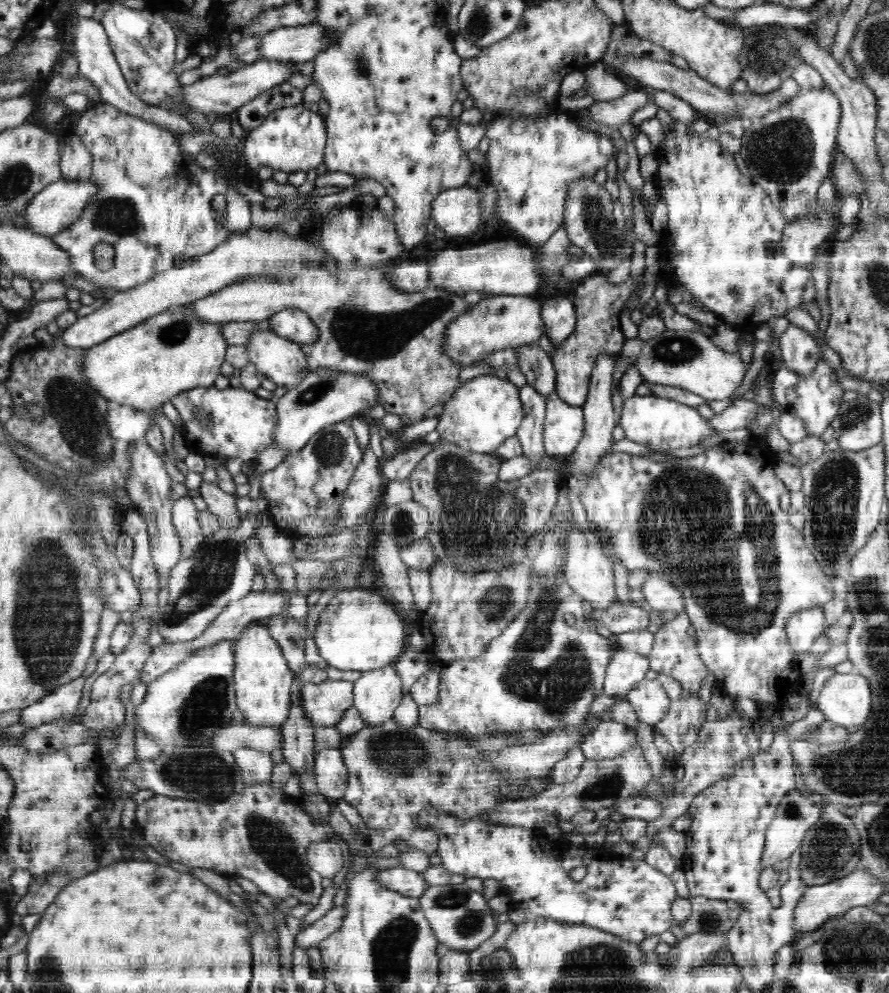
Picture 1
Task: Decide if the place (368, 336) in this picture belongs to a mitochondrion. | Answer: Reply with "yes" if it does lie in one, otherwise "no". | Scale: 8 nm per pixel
yes

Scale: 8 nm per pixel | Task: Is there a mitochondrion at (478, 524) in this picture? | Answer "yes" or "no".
yes

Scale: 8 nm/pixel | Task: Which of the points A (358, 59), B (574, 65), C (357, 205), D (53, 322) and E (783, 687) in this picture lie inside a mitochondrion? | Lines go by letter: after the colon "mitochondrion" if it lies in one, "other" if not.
A: mitochondrion
B: other
C: other
D: other
E: other

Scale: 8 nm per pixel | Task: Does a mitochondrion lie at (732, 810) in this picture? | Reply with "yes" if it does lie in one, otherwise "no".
no

